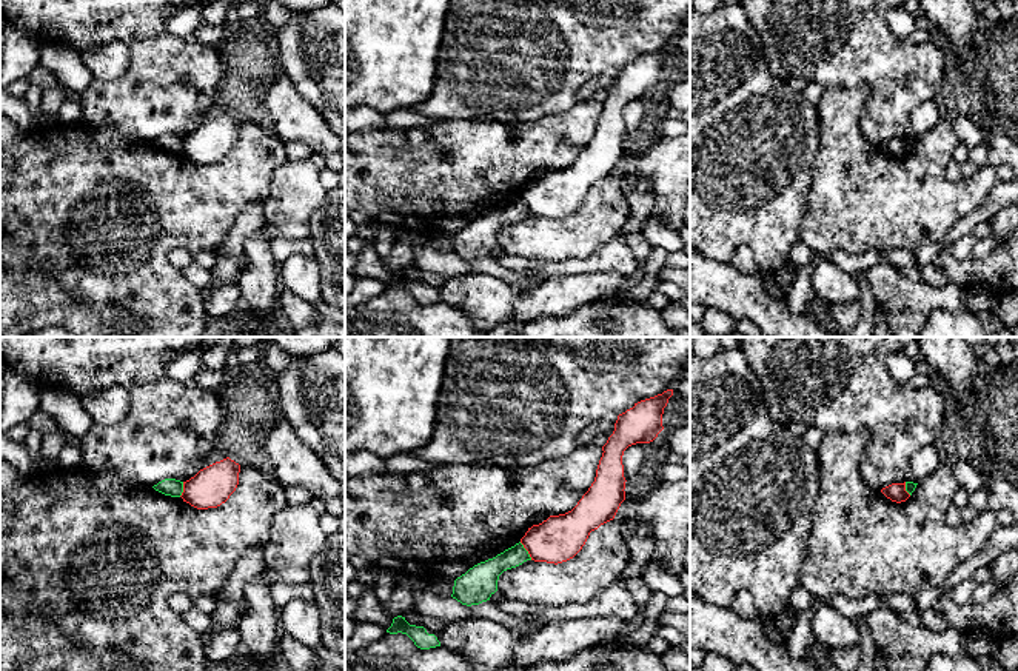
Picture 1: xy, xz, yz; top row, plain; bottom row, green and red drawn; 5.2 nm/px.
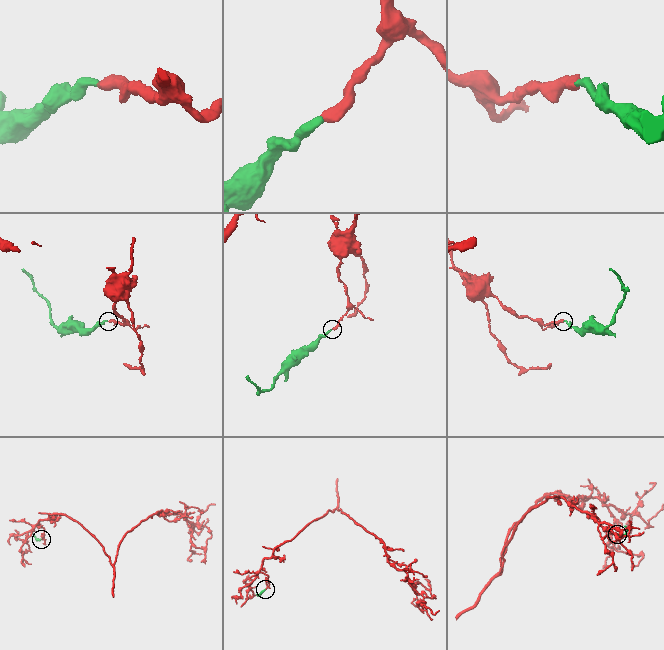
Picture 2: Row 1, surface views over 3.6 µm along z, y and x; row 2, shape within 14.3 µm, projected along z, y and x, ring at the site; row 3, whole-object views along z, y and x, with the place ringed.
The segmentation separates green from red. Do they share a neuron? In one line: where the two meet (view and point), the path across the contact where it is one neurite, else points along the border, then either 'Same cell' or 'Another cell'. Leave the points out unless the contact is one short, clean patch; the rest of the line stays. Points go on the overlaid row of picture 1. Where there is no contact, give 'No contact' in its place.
Touches green at xz (527, 551). Boundary: xz (519, 542), (532, 559). Another cell

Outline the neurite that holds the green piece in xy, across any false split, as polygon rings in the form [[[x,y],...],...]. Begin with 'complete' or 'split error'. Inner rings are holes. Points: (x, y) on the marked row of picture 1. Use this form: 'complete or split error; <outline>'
complete; [[[165,479],[154,485],[152,488],[165,496],[180,497],[183,492],[183,482],[176,479]]]

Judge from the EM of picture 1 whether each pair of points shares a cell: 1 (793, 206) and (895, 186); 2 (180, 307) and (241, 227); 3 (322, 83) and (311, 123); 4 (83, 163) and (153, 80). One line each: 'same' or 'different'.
1: different
2: different
3: different
4: different

